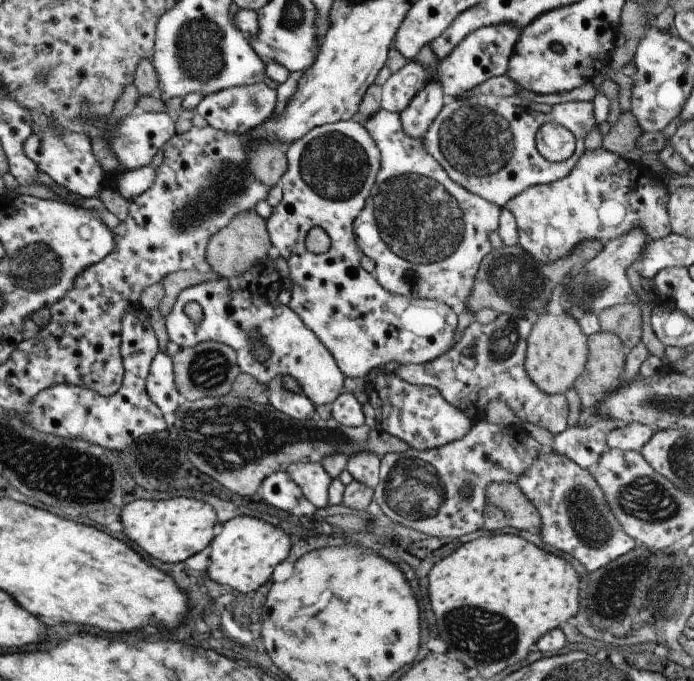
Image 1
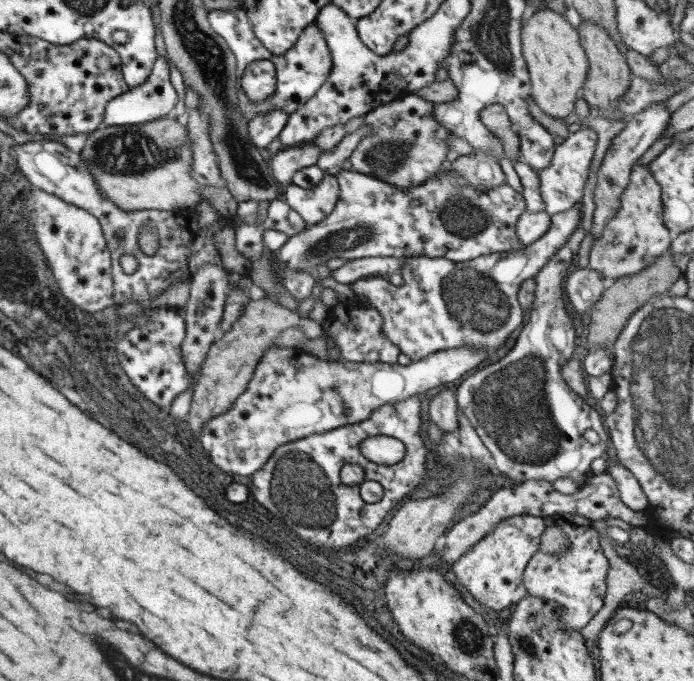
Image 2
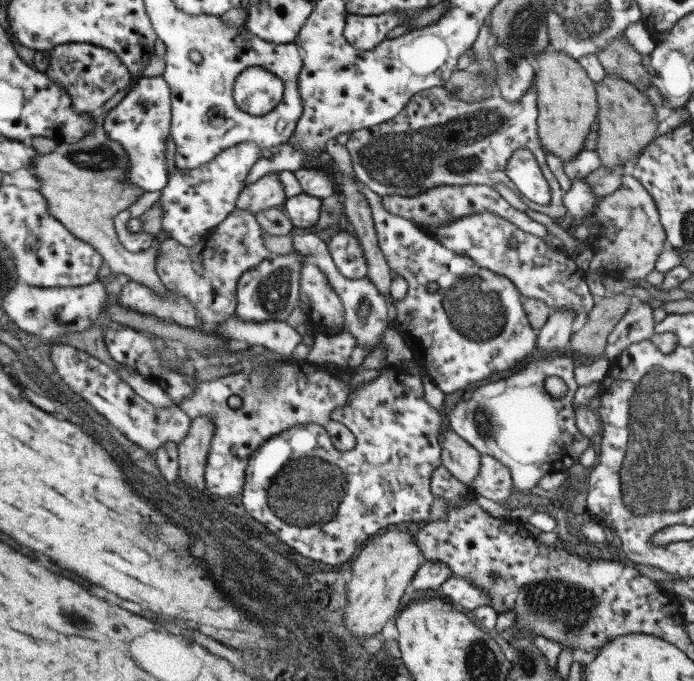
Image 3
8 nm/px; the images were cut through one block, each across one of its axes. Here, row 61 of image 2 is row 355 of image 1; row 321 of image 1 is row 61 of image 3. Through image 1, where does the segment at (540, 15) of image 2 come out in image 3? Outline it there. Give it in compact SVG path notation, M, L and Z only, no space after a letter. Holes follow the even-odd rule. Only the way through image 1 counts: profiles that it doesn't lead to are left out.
M549 48L537 56L537 136L545 154L553 154L561 164L575 162L577 154L581 154L585 146L585 138L591 132L591 124L597 122L597 92L595 84L579 70L573 58L557 52L549 52Z

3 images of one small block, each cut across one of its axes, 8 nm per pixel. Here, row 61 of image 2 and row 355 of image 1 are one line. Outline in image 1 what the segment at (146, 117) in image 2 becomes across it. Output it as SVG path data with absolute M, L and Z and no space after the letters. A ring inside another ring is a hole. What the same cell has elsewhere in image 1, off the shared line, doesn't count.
M167 352L155 354L147 380L145 380L145 386L147 386L147 394L149 394L151 402L163 412L163 416L175 414L175 410L181 404L181 394L175 388L173 362Z

